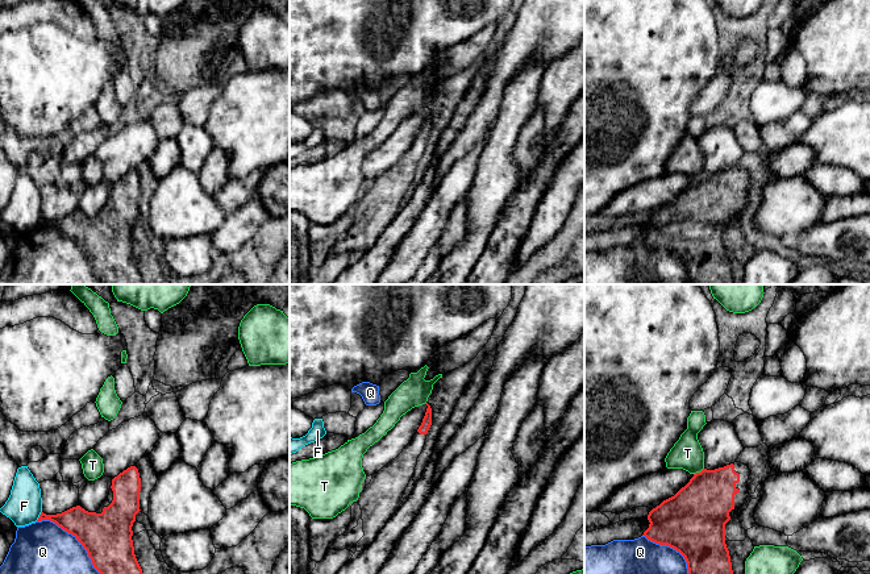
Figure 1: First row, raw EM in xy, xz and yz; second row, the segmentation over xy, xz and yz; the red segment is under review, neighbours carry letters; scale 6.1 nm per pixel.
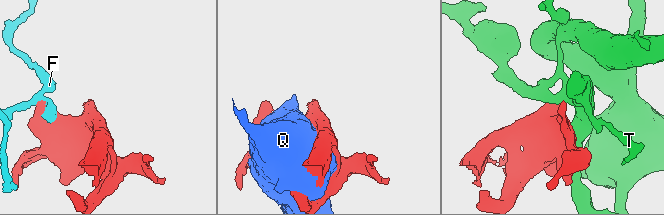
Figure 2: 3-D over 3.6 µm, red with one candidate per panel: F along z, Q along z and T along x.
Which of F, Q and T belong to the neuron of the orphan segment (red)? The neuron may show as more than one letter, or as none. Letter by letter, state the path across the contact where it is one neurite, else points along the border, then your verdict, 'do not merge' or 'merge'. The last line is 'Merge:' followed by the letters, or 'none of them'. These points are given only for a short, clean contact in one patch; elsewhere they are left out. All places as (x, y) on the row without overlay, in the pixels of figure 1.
F: along xy (41, 216), (36, 225) | do not merge
Q: do not merge
T: do not merge
Merge: none of them

